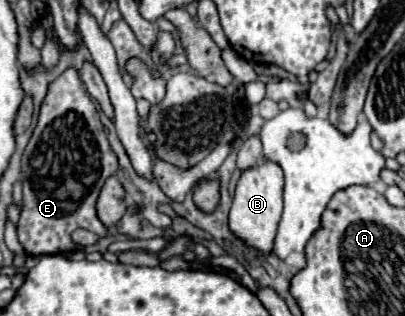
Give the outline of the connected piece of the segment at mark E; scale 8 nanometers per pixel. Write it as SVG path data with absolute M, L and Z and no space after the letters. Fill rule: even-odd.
M66 70L58 80L50 84L48 96L40 108L38 126L34 128L34 134L22 154L22 172L20 182L24 188L24 206L20 212L18 222L18 240L24 246L24 250L30 256L36 254L64 254L70 250L76 250L80 246L72 244L70 234L76 228L90 230L98 236L106 234L106 226L96 216L96 198L100 194L100 188L108 176L112 176L118 170L118 160L114 152L110 150L106 132L100 124L98 110L94 108L90 96L84 92L82 82L76 74L76 70Z

